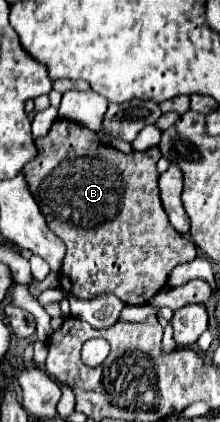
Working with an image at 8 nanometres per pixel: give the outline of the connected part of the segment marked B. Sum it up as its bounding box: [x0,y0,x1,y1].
[23,119,197,305]

